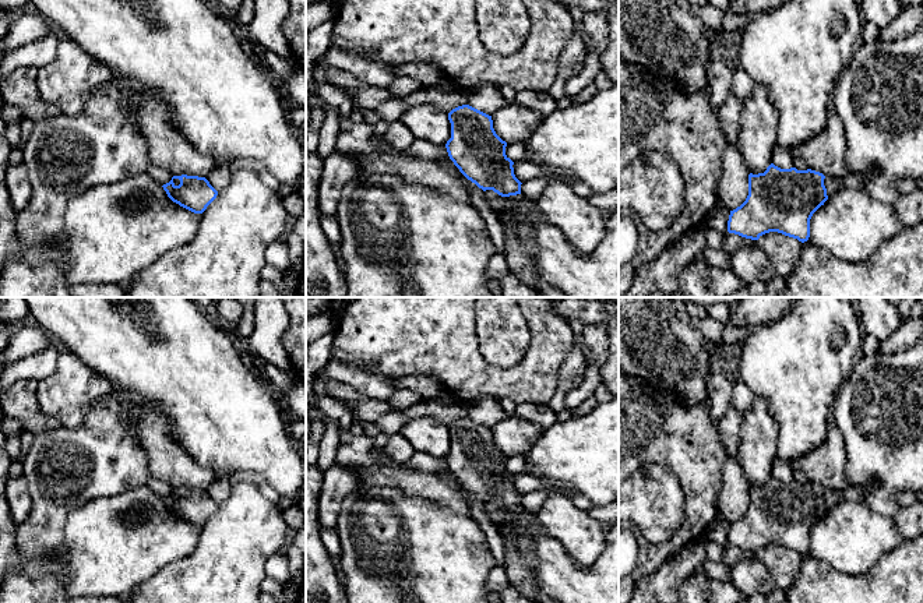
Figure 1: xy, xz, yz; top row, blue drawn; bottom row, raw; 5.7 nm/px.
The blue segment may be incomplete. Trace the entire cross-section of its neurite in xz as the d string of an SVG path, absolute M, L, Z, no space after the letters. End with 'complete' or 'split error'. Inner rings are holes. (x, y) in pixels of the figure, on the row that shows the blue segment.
M462 105L448 113L451 138L445 148L459 172L485 191L494 214L507 207L510 195L521 194L514 162L505 155L507 142L493 128L492 116Z | split error

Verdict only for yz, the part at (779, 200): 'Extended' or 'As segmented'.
Extended

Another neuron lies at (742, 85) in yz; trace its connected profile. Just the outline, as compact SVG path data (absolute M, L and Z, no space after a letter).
M737 63L737 66L732 70L730 92L736 96L740 105L743 105L751 95L753 89L754 82L751 77Z

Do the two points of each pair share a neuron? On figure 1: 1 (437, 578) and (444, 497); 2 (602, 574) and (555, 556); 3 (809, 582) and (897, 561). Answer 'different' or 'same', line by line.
1: different
2: same
3: same

